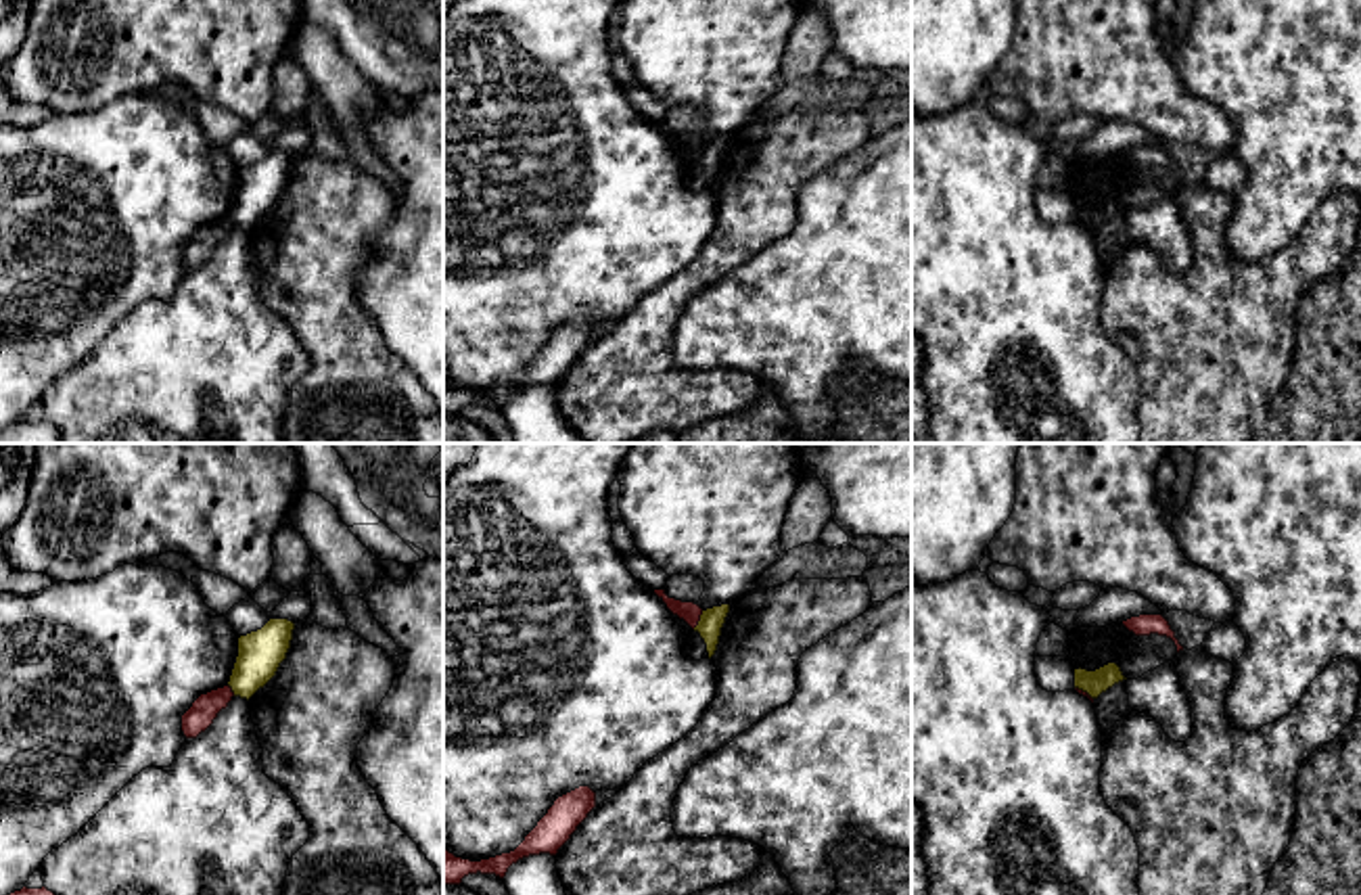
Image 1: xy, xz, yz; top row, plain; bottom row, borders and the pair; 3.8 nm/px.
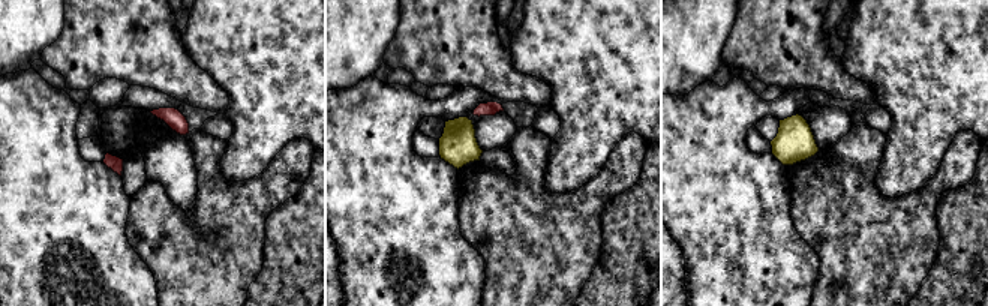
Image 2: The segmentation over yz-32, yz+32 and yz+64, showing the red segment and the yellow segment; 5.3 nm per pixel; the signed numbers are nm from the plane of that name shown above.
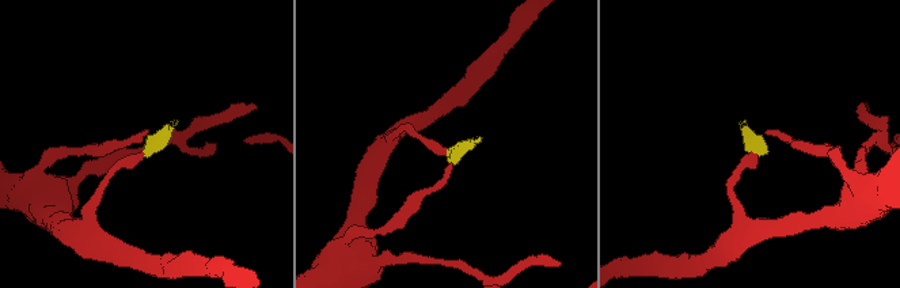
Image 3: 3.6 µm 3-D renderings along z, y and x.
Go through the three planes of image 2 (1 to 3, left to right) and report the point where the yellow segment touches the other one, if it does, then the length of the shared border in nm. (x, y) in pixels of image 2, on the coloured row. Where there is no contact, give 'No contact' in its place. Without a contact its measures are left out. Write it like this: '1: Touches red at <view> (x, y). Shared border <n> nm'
1: No contact
2: No contact
3: No contact

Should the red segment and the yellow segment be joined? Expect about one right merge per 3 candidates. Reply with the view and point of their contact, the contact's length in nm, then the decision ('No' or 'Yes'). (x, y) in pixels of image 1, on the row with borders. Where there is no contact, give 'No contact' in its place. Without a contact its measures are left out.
Touches red at xz (699, 620). Shared border 80 nm. No

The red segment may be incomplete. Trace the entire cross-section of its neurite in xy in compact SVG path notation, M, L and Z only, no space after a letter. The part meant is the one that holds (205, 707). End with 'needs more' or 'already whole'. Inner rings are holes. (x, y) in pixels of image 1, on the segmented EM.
M230 686L211 690L207 694L201 694L192 707L182 715L182 732L186 738L197 738L201 732L205 732L217 713L228 707L234 692Z; already whole

